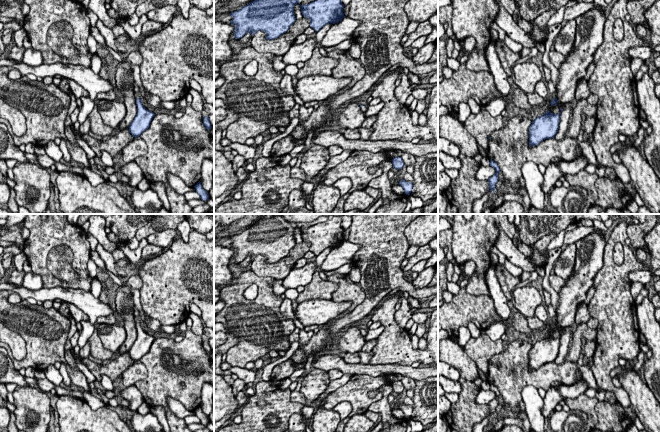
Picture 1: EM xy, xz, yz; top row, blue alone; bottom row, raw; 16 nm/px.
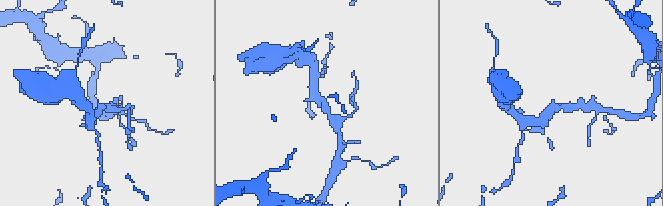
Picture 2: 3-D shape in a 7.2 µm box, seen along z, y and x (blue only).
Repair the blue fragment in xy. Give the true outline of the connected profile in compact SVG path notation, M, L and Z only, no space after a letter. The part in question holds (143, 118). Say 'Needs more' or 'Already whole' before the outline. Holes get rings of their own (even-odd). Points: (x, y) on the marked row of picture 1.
Needs more. M132 64L131 67L133 69L134 81L139 87L139 92L135 94L137 114L128 128L132 136L137 138L149 128L155 114L147 110L141 103L141 99L145 96L145 90L140 78L139 66Z

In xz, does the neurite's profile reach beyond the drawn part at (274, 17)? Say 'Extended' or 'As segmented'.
As segmented

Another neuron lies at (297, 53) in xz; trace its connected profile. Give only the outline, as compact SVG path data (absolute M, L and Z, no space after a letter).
M309 38L302 44L293 44L282 56L282 60L286 65L296 65L299 62L306 62L311 58L315 47L315 38Z

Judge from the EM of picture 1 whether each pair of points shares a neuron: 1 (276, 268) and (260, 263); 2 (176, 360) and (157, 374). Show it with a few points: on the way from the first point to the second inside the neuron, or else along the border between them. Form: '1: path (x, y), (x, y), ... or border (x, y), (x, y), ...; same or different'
1: path (272, 268), (264, 267); same
2: path (171, 365), (162, 374); same

